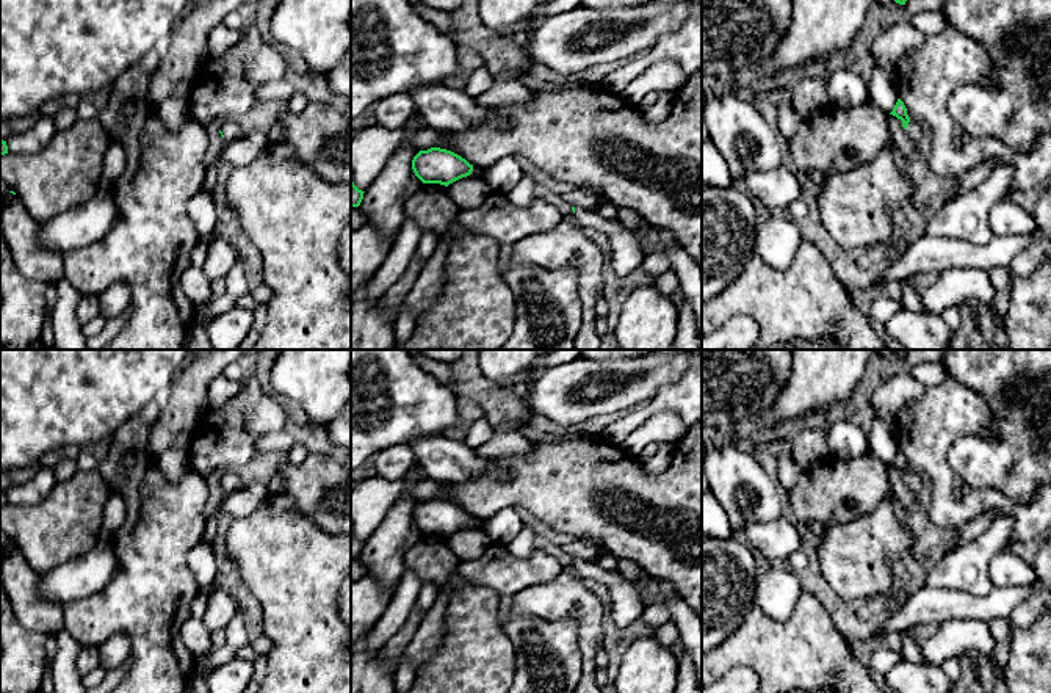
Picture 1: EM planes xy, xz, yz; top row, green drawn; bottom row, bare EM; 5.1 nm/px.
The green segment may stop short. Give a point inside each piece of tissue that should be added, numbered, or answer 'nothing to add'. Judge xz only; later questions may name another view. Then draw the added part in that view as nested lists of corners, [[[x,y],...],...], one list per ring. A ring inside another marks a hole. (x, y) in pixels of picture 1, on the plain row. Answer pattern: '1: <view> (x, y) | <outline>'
1: xz (625, 605) | [[[575,558],[578,572],[601,583],[609,596],[609,615],[619,627],[634,622],[644,611],[644,602],[634,588],[617,569],[605,571],[591,560]]]

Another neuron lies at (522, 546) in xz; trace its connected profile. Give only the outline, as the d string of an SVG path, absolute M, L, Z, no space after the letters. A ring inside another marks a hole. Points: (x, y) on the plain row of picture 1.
M523 525L506 549L518 558L528 558L536 550L534 539L536 533L529 527Z

